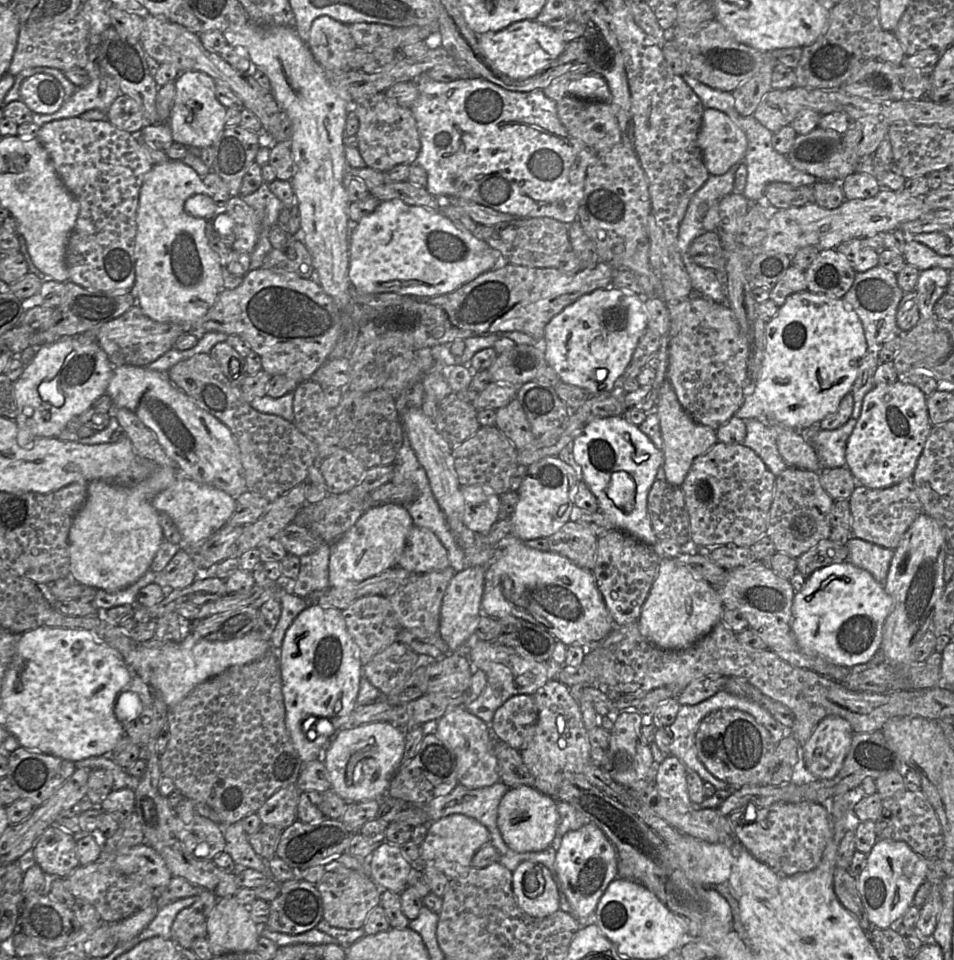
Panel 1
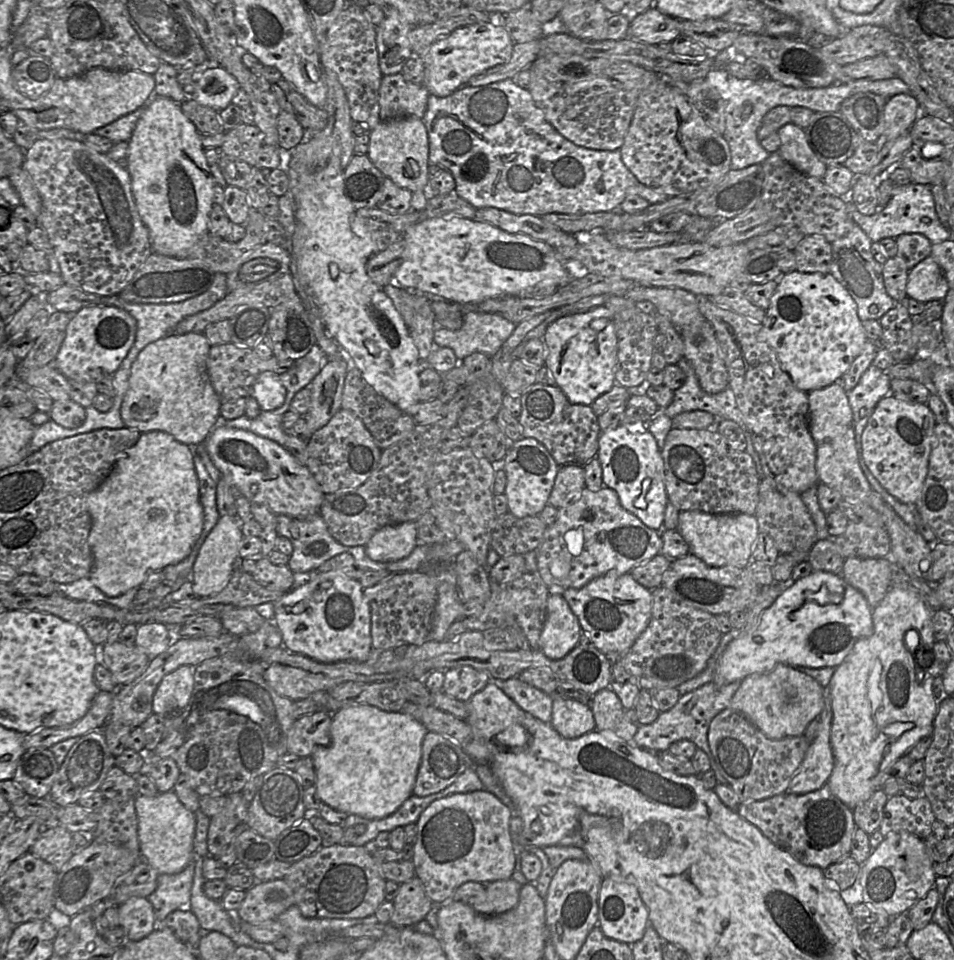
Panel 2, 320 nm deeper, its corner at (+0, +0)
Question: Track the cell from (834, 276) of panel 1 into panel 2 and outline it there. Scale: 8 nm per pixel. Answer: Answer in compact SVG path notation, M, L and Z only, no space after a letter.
M806 235L794 249L797 270L804 273L830 273L832 246L823 236Z

